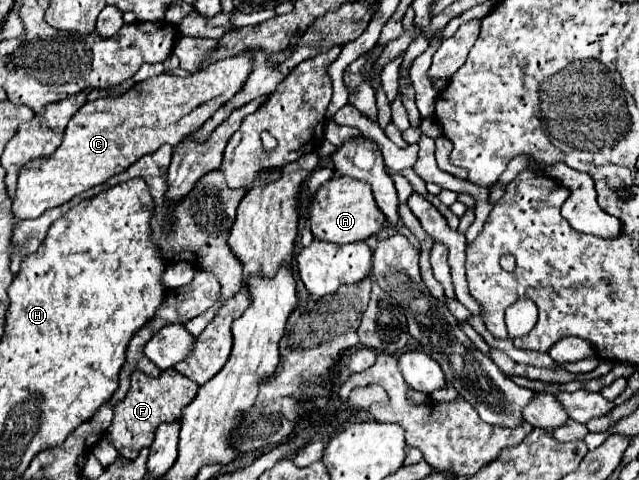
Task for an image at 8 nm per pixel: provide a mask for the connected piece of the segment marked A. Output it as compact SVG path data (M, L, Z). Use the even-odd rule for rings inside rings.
M334 176L318 188L314 204L308 212L308 222L314 238L332 244L350 244L378 234L378 230L384 226L384 214L376 206L368 184L348 176Z

